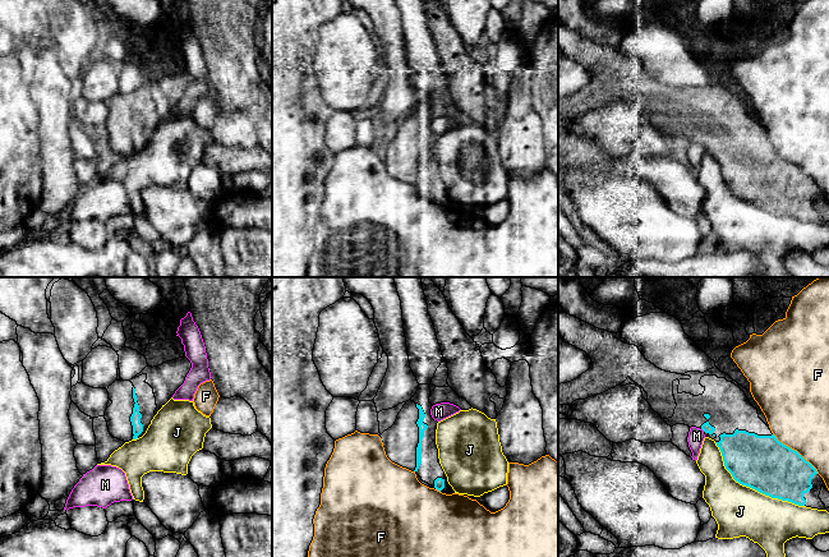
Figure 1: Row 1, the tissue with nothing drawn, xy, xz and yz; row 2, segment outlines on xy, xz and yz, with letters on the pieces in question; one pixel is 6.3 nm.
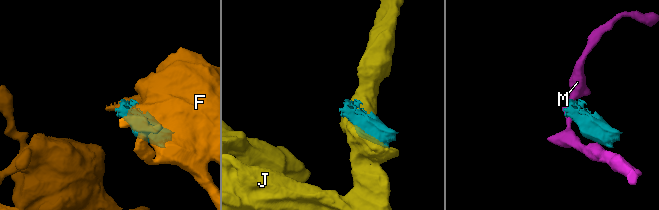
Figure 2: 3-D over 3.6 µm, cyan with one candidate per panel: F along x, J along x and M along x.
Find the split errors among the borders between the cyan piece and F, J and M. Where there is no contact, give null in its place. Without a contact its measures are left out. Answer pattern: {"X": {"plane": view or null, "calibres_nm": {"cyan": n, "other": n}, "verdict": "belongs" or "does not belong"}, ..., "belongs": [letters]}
{"F": {"plane": "yz", "calibres_nm": {"cyan": 340, "other": 400}, "verdict": "does not belong"}, "J": {"plane": "yz", "calibres_nm": {"cyan": 340, "other": 320}, "verdict": "does not belong"}, "M": {"plane": "yz", "calibres_nm": {"cyan": 60, "other": 100}, "verdict": "does not belong"}, "belongs": []}

